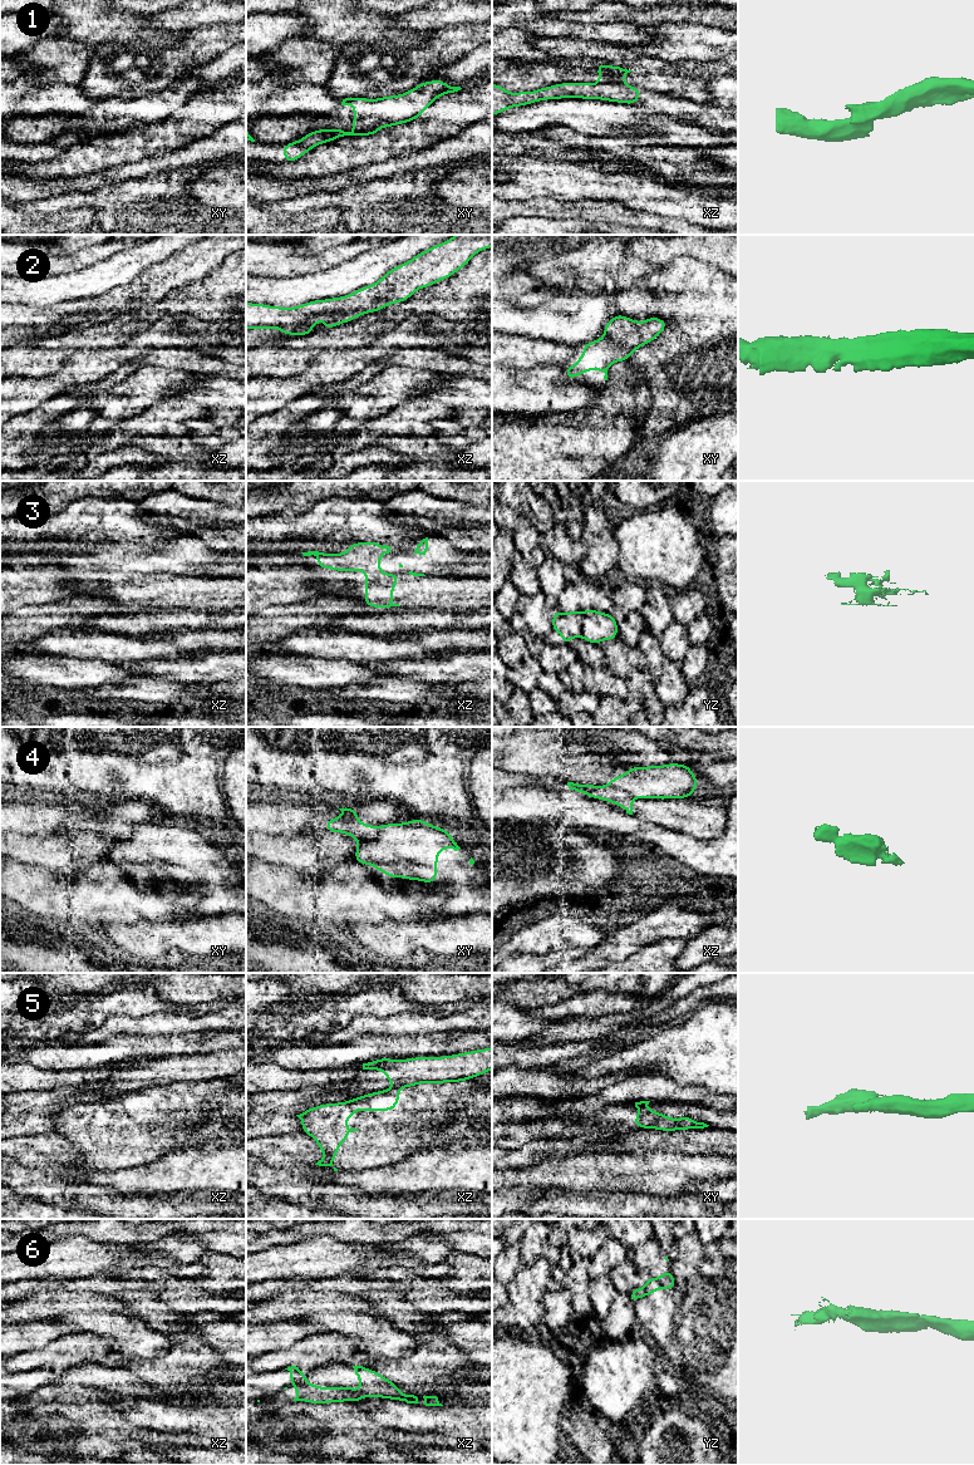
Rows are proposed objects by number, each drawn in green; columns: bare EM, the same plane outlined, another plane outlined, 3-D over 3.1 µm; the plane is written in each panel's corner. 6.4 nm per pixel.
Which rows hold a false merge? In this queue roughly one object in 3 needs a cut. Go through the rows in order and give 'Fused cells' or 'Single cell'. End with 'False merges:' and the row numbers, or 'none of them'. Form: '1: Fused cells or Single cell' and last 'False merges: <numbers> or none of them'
1: Fused cells
2: Single cell
3: Fused cells
4: Fused cells
5: Fused cells
6: Fused cells
False merges: 1, 3, 4, 5, 6

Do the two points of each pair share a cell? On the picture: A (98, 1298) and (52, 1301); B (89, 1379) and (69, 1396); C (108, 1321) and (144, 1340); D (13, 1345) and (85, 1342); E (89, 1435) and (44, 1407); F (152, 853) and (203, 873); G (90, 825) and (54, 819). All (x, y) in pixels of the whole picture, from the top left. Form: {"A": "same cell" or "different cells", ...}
{"A": "same cell", "B": "same cell", "C": "same cell", "D": "different cells", "E": "same cell", "F": "same cell", "G": "different cells"}

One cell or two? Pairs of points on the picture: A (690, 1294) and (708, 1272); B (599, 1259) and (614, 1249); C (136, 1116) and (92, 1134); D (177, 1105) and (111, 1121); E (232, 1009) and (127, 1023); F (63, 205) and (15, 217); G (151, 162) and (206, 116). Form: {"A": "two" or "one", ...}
{"A": "two", "B": "one", "C": "one", "D": "one", "E": "one", "F": "two", "G": "two"}

